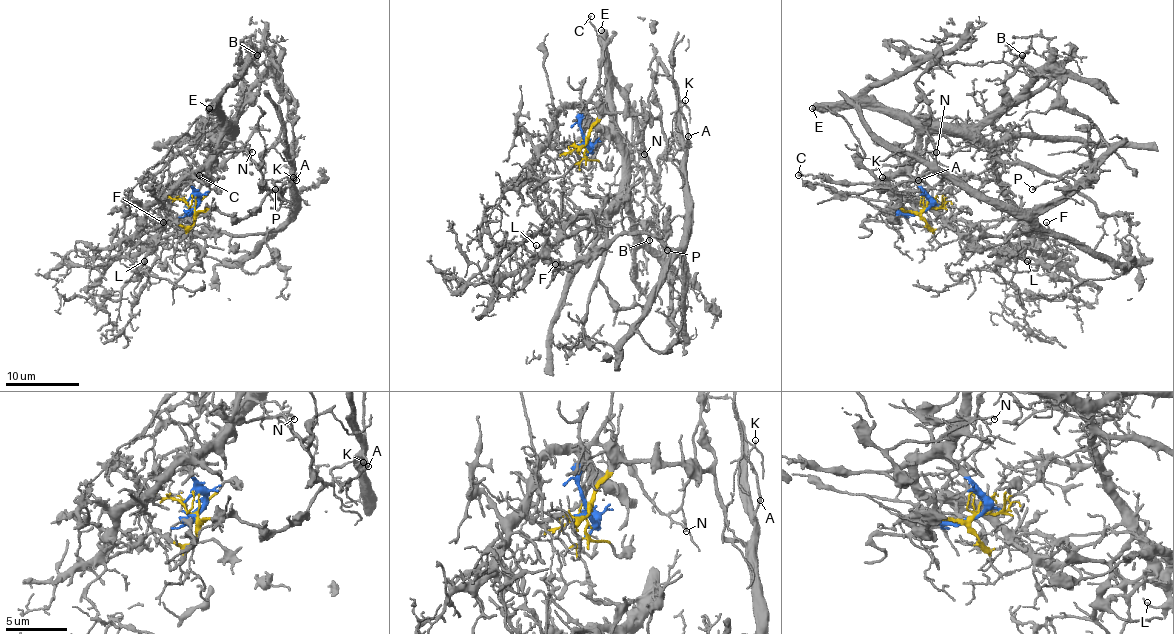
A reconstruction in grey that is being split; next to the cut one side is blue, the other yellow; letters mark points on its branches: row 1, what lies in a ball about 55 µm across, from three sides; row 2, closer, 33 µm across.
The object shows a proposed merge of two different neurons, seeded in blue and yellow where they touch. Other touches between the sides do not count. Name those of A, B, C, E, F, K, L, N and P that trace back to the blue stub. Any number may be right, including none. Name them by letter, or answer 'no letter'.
B, C, E

